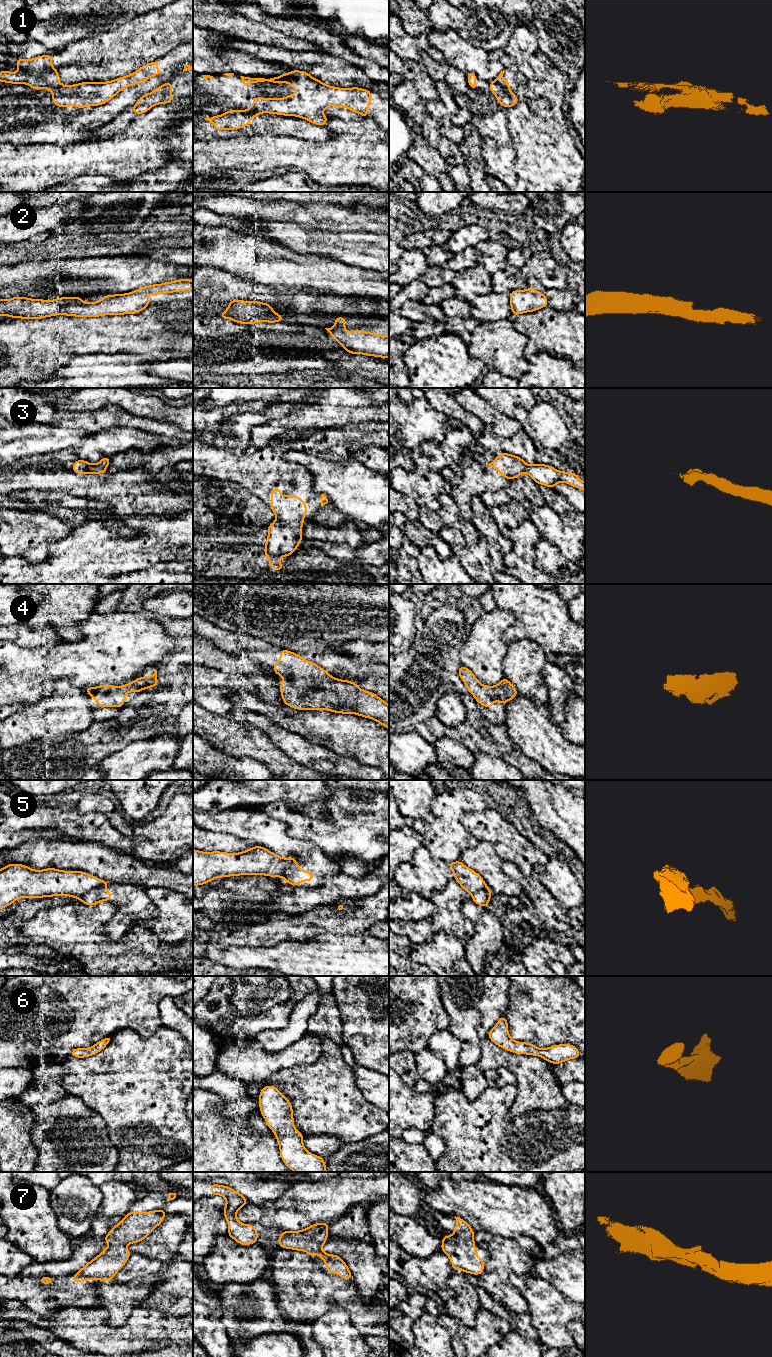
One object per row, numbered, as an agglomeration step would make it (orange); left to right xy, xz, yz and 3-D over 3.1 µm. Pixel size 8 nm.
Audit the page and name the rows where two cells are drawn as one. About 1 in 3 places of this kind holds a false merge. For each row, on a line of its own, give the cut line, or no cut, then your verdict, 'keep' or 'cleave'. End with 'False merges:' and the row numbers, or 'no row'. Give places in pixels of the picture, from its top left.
1: cut xy (62, 84), (48, 88); cleave
2: cut none; keep
3: cut none; keep
4: cut none; keep
5: cut xy (107, 883), (87, 891), (80, 899); cleave
6: cut none; keep
7: cut none; keep
False merges: 1, 5

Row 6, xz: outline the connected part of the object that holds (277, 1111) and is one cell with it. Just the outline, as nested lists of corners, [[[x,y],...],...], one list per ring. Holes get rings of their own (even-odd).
[[[273,1085],[261,1089],[258,1098],[261,1115],[276,1136],[282,1161],[294,1172],[327,1172],[324,1158],[310,1153],[303,1145],[304,1136],[294,1127],[291,1102]]]

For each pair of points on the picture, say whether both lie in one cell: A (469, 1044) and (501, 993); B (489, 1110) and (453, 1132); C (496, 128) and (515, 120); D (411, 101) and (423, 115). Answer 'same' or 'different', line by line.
A: same
B: same
C: different
D: same

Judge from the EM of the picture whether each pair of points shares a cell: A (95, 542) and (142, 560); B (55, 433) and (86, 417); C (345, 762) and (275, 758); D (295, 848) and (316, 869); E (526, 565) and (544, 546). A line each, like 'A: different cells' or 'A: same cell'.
A: same cell
B: different cells
C: different cells
D: same cell
E: different cells

